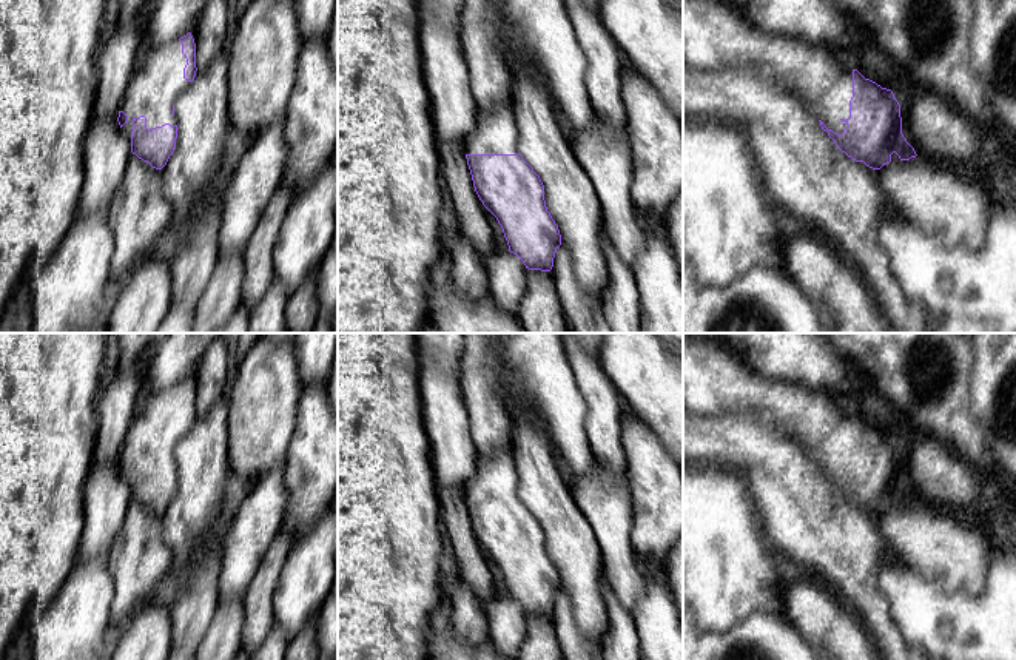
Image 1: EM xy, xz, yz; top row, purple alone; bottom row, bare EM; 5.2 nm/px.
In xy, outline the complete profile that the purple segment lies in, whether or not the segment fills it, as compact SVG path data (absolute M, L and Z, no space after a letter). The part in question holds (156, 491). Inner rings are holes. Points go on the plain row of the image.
M183 379L153 392L134 415L117 467L131 489L131 498L162 515L176 493L174 449L196 423L196 381Z

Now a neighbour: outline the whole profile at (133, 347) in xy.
M111 333L119 345L119 370L140 367L162 333Z

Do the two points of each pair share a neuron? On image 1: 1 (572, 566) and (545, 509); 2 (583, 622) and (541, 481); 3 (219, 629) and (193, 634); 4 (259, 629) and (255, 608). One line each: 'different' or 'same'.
1: same
2: same
3: different
4: same

